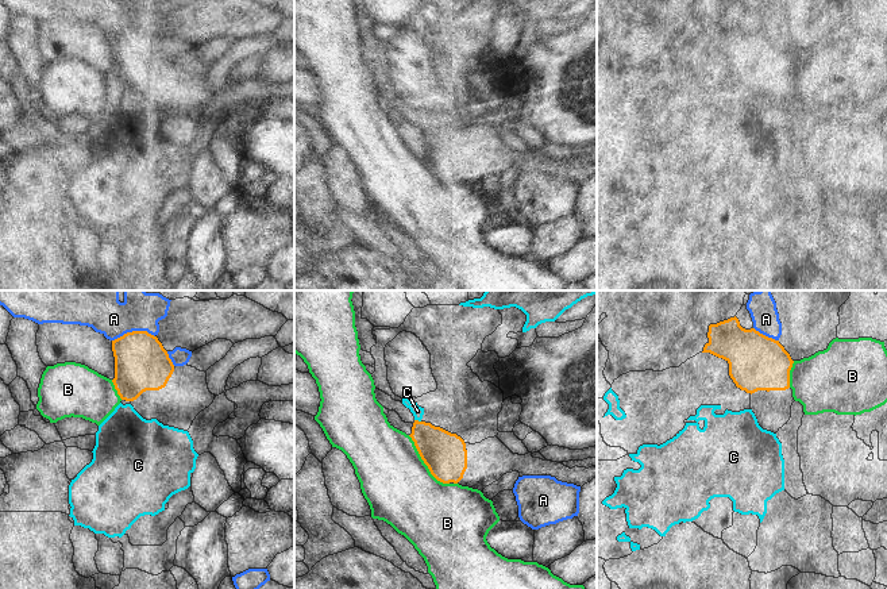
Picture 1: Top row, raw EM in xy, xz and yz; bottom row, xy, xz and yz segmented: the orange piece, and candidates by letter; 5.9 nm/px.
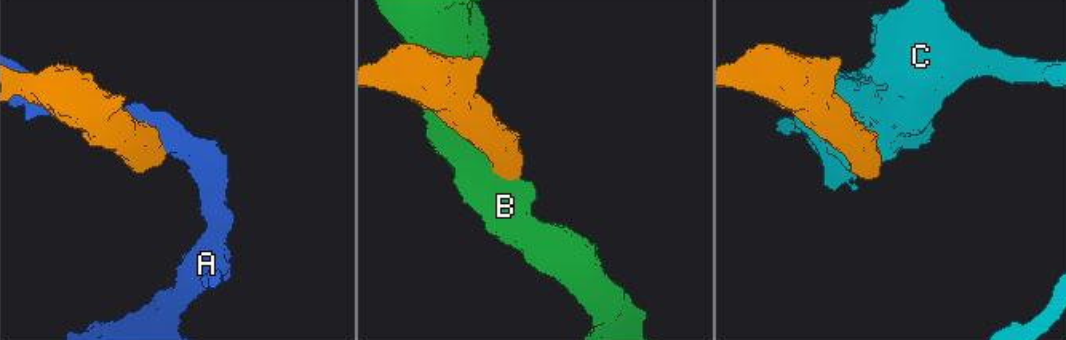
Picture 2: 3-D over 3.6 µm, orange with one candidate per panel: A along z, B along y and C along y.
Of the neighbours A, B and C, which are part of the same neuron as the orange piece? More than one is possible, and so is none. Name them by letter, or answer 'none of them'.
none of them

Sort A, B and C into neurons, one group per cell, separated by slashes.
A / B / C

